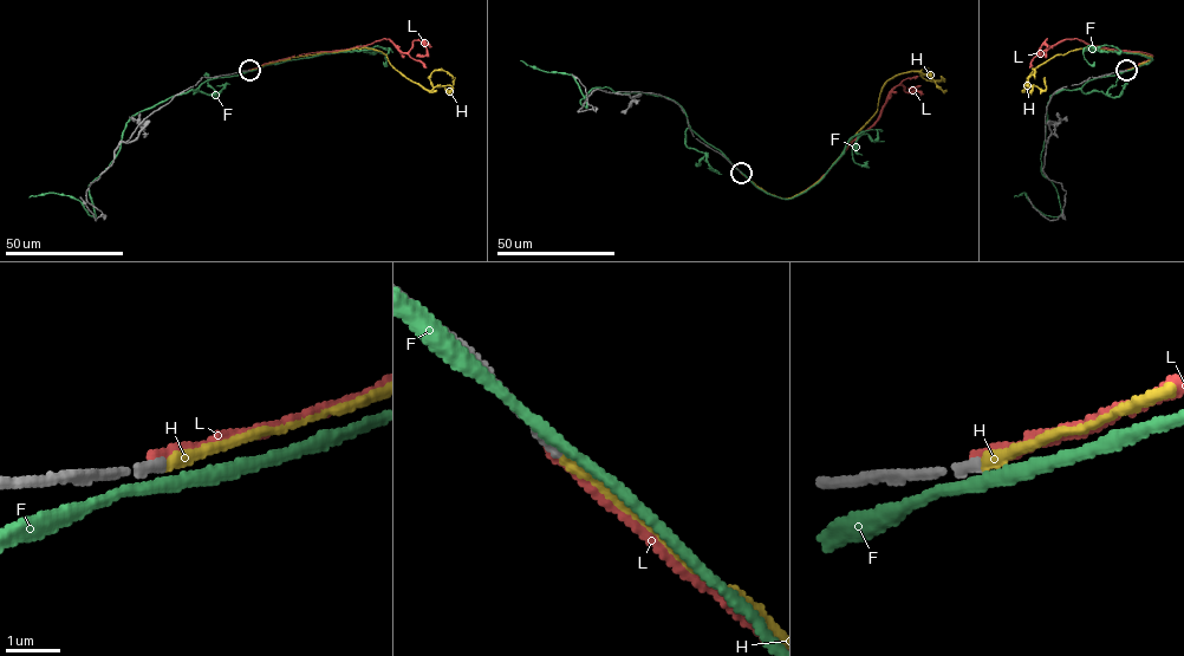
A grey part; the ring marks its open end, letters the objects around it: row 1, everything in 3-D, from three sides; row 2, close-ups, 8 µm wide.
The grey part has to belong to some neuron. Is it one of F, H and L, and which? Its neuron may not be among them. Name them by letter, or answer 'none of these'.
H

